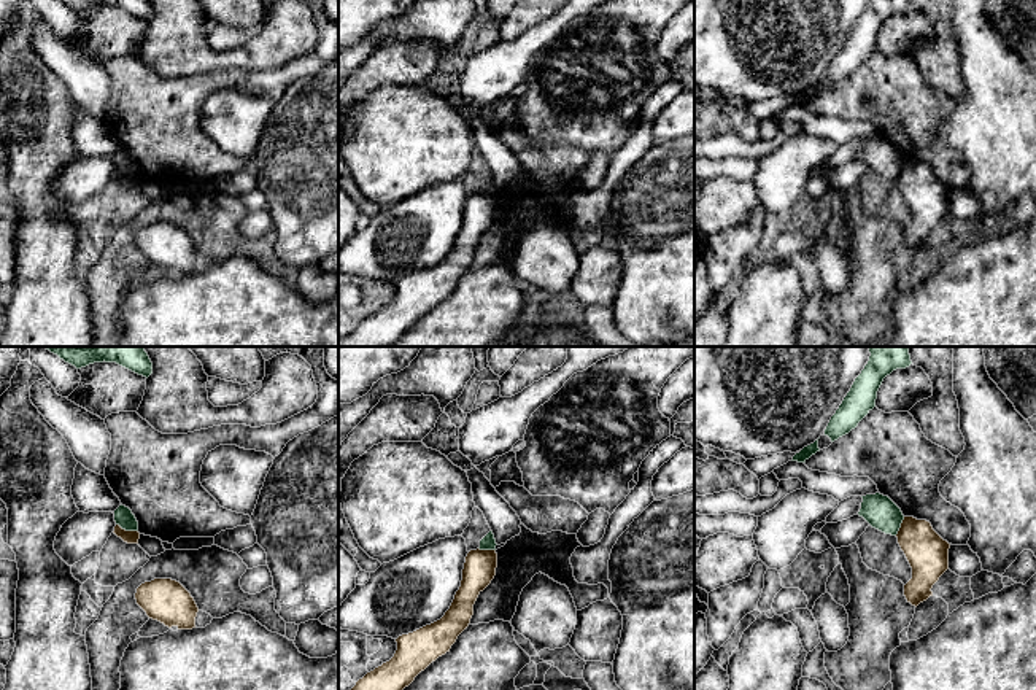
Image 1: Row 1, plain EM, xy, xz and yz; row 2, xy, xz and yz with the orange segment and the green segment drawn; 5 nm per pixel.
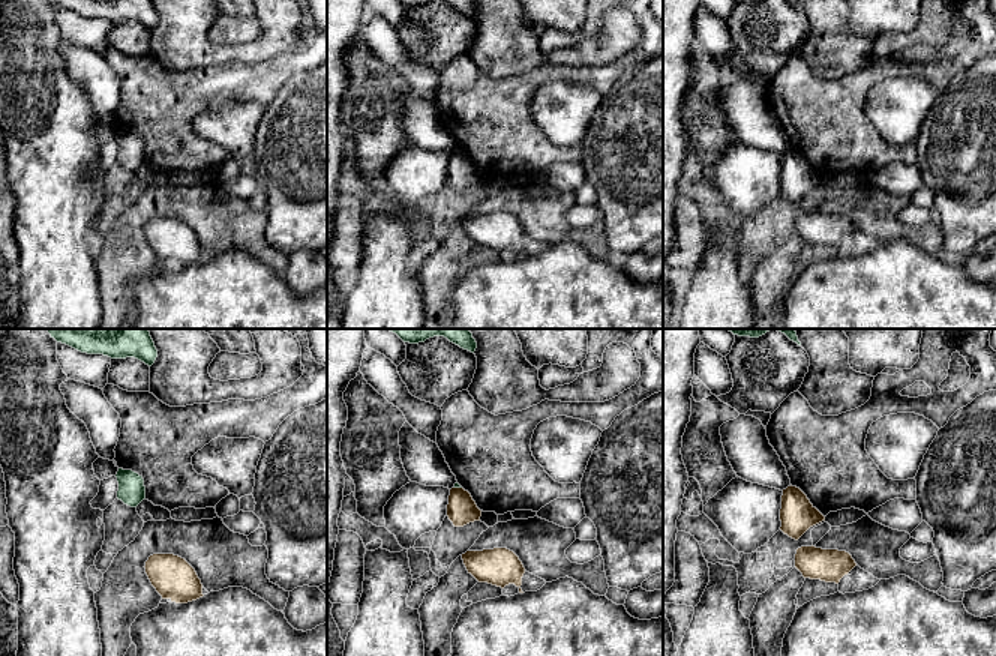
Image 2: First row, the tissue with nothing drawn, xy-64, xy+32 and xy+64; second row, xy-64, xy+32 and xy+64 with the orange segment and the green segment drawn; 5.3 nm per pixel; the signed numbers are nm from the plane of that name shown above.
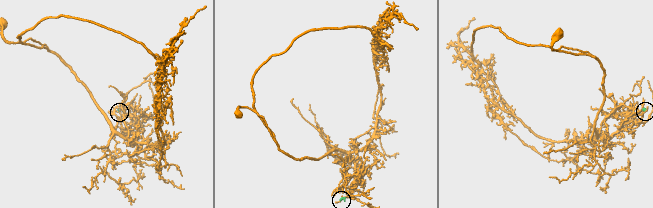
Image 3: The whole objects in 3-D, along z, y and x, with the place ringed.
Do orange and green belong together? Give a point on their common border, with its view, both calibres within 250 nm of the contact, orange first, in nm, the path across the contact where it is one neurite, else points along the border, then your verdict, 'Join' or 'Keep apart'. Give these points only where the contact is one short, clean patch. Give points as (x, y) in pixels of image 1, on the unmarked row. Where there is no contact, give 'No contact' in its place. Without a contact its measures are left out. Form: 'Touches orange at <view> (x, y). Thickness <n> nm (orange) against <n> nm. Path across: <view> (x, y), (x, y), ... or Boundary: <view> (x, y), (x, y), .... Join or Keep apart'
Touches orange at xy (127, 175). Thickness 60 nm (orange) against 100 nm. Boundary: xy (116, 167), (126, 174), (137, 175). Keep apart

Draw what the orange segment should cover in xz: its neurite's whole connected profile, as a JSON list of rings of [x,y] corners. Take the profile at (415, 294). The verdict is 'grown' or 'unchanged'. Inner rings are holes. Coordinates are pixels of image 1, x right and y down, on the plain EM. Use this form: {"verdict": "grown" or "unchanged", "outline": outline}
{"verdict": "unchanged", "outline": [[[470,194],[466,200],[461,231],[445,259],[413,277],[396,283],[394,300],[367,316],[338,340],[338,347],[386,347],[408,331],[439,300],[450,296],[469,270],[478,238],[496,219],[496,194]]]}

